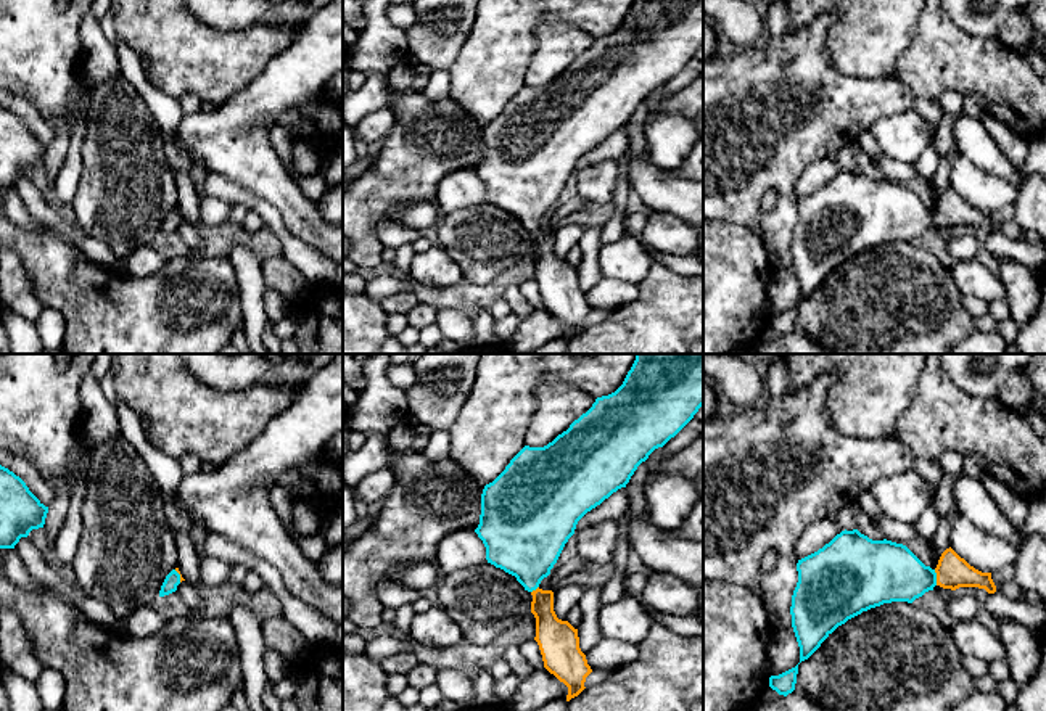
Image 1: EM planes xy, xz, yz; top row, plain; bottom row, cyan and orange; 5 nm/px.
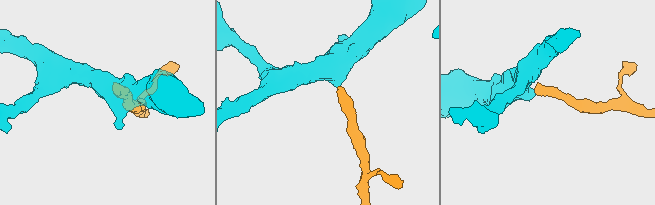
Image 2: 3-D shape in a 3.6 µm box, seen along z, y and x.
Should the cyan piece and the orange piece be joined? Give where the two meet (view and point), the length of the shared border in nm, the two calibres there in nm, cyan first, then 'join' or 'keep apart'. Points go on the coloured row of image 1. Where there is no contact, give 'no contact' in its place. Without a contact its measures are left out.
yz (935, 578) | 80 nm | 300/160 nm | join

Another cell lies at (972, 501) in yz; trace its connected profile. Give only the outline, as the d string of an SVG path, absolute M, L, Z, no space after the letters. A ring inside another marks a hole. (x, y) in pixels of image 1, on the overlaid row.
M961 475L953 487L956 508L961 516L972 521L977 528L1007 540L1019 550L1025 545L1027 537L1001 512L998 503L983 487L980 479Z

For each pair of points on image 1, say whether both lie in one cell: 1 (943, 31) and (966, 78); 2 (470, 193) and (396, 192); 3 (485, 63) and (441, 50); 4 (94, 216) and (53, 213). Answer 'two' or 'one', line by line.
1: one
2: two
3: two
4: two

